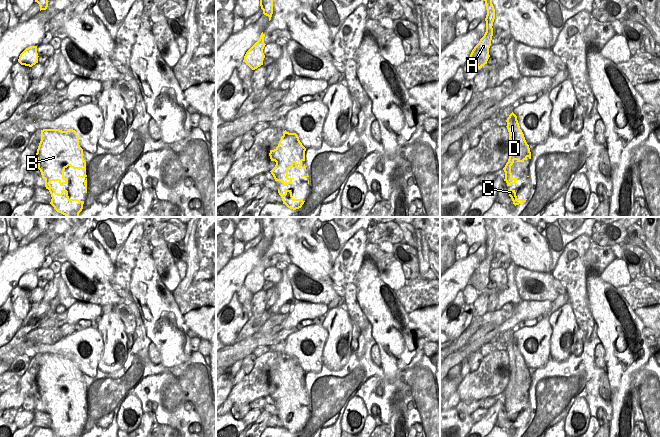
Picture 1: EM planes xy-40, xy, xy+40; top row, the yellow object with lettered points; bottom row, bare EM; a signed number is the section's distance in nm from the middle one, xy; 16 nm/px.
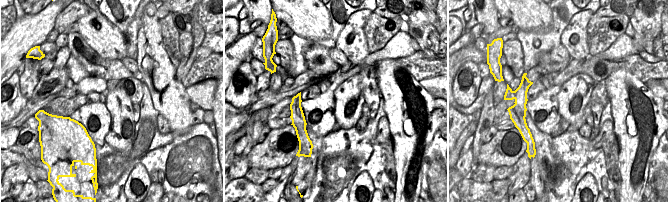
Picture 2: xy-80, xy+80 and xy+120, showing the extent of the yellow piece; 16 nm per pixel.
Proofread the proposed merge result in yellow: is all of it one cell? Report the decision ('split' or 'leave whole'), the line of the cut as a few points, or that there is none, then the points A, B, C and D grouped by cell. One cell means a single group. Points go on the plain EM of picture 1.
split; cut xy+40 (513, 354), (515, 358), (514, 383); groups A D / B C

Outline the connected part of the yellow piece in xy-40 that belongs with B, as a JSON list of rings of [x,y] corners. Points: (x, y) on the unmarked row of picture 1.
[[[73,353],[41,354],[41,365],[36,382],[38,393],[45,404],[45,411],[51,418],[50,428],[54,433],[59,437],[80,437],[84,425],[70,423],[67,414],[61,414],[61,417],[58,418],[50,409],[52,405],[58,405],[60,410],[68,408],[68,402],[64,401],[64,394],[68,390],[84,394],[85,397],[78,401],[87,401],[83,373],[79,369],[79,359],[76,355]]]

